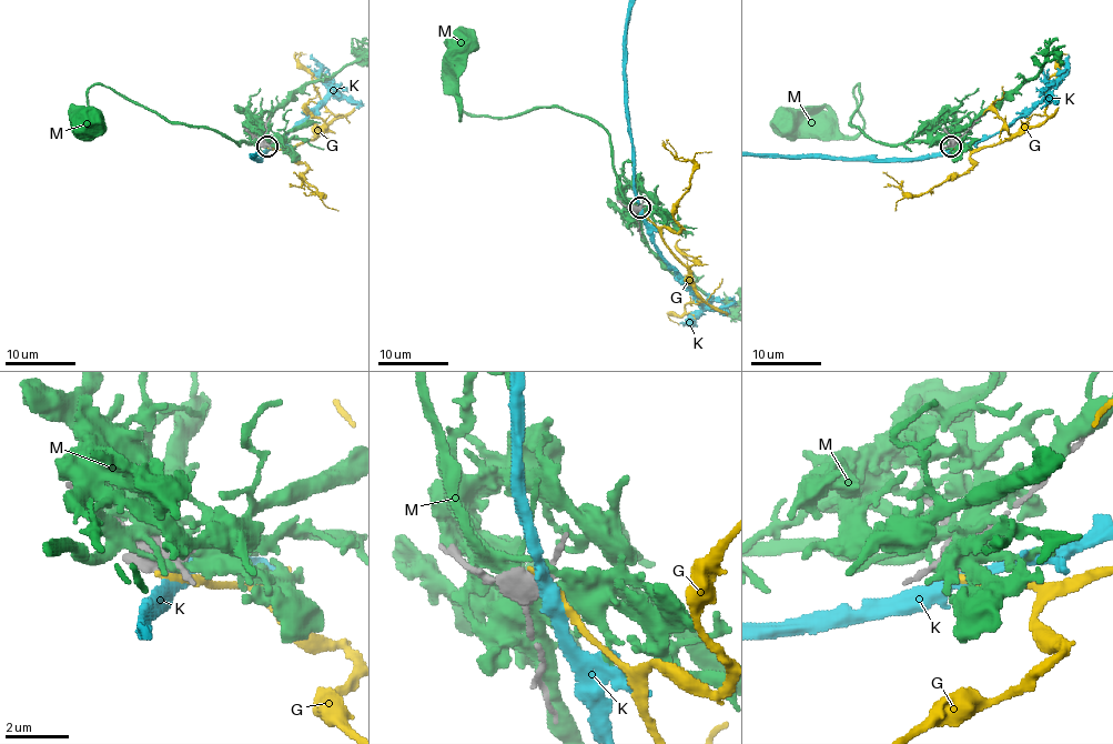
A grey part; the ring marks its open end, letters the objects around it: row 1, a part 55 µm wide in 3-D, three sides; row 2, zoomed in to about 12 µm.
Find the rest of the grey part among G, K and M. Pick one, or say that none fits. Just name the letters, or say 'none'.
G

